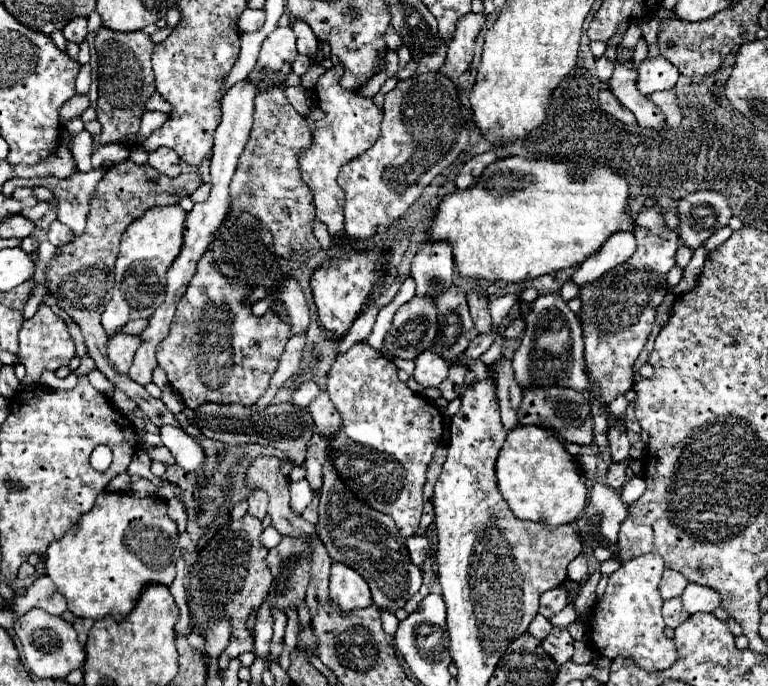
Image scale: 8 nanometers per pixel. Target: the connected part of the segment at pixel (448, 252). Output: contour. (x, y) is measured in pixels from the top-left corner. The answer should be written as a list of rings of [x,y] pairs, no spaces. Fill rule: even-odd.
[[[425,240],[417,250],[411,276],[417,282],[417,296],[439,298],[453,284],[453,248],[447,240]]]

